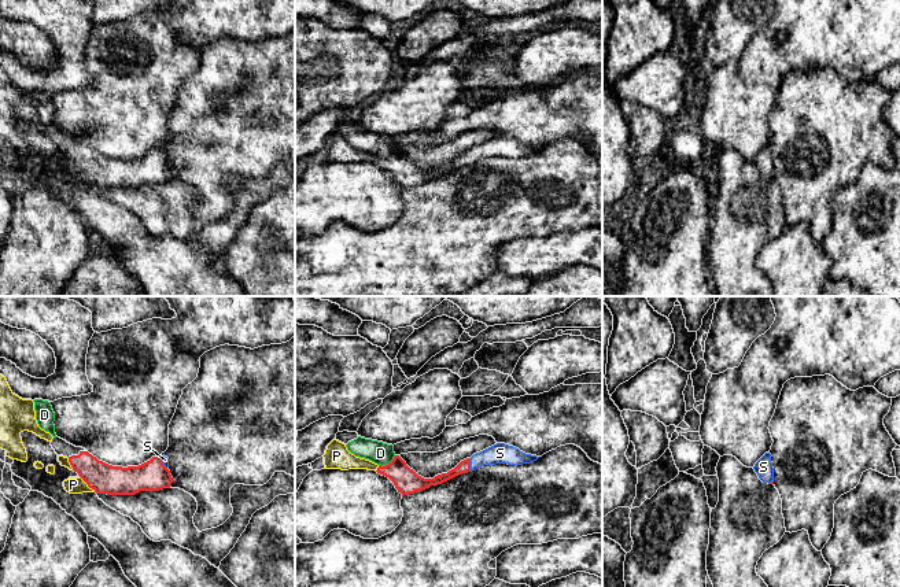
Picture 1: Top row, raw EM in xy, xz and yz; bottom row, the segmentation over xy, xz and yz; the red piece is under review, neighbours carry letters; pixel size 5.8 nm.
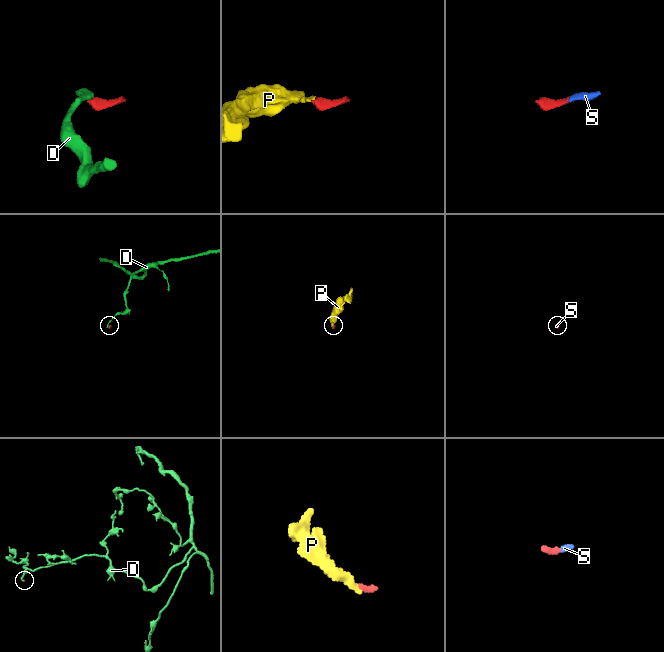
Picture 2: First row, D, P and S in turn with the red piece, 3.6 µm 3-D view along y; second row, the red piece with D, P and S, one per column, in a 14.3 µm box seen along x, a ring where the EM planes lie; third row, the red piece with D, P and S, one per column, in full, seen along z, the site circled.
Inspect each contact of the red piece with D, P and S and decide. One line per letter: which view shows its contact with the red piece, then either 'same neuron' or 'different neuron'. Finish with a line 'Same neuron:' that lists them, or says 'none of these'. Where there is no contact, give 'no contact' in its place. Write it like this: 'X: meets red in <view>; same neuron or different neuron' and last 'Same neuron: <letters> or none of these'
D: meets red in xz; different neuron
P: meets red in xy; same neuron
S: meets red in xz; same neuron
Same neuron: P, S

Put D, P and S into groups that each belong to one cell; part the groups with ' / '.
D / P S

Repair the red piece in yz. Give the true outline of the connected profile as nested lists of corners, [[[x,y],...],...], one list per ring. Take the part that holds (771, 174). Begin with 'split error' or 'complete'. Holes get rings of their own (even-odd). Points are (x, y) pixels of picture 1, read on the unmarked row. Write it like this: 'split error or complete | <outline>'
split error | [[[766,145],[753,159],[759,171],[763,176],[774,177],[774,160],[771,155],[771,147]]]

